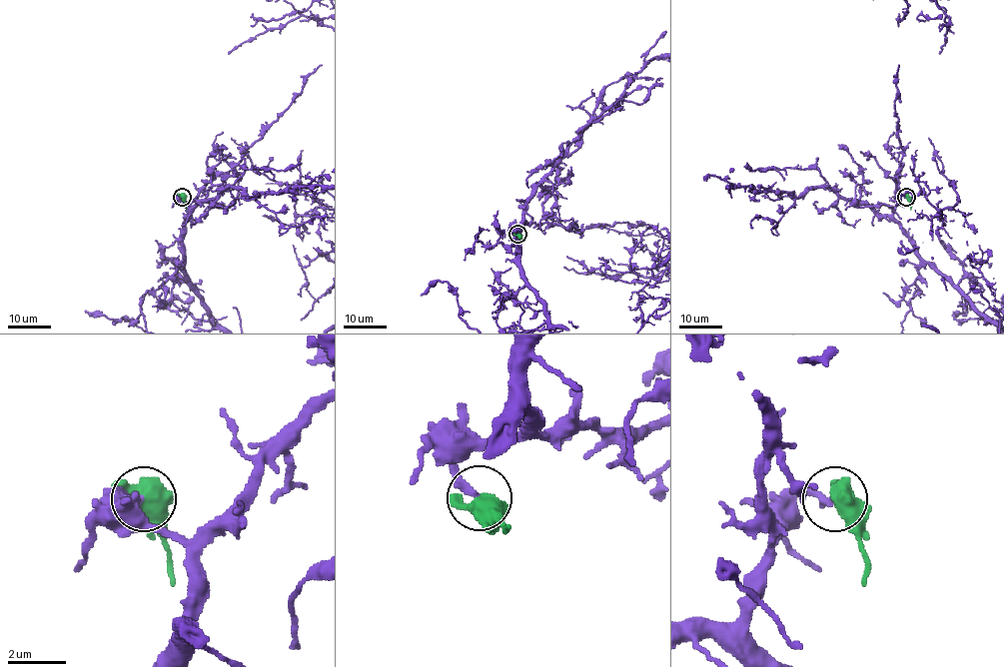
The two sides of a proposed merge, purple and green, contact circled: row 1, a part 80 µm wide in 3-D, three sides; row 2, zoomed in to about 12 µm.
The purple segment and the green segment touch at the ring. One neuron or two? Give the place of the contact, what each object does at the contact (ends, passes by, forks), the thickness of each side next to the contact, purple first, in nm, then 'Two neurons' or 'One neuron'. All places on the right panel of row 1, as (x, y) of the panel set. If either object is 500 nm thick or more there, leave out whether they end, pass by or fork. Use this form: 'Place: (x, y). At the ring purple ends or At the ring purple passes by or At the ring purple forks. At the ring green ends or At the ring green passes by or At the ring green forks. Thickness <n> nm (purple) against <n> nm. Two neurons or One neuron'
Place: (906, 197). Thickness 280 nm (purple) against 550 nm. One neuron

